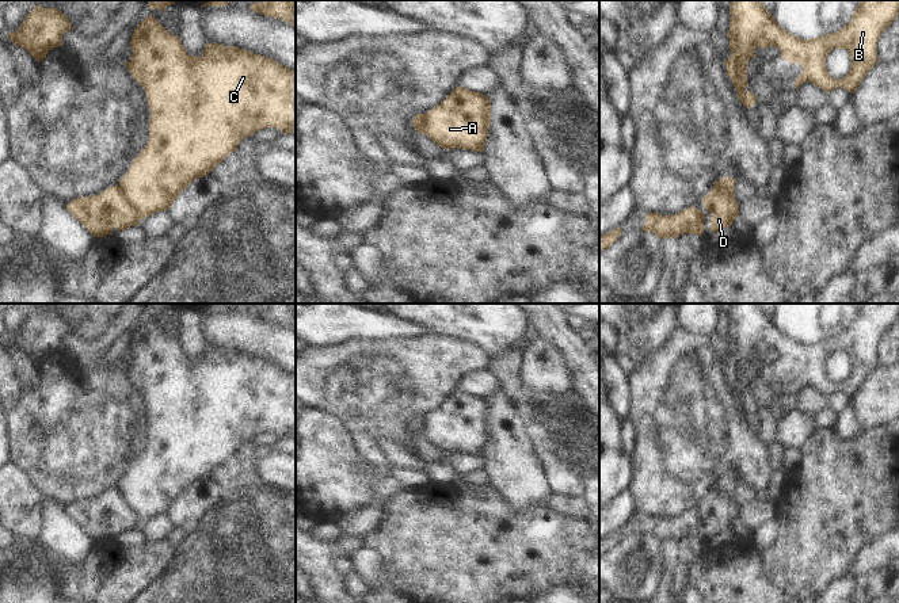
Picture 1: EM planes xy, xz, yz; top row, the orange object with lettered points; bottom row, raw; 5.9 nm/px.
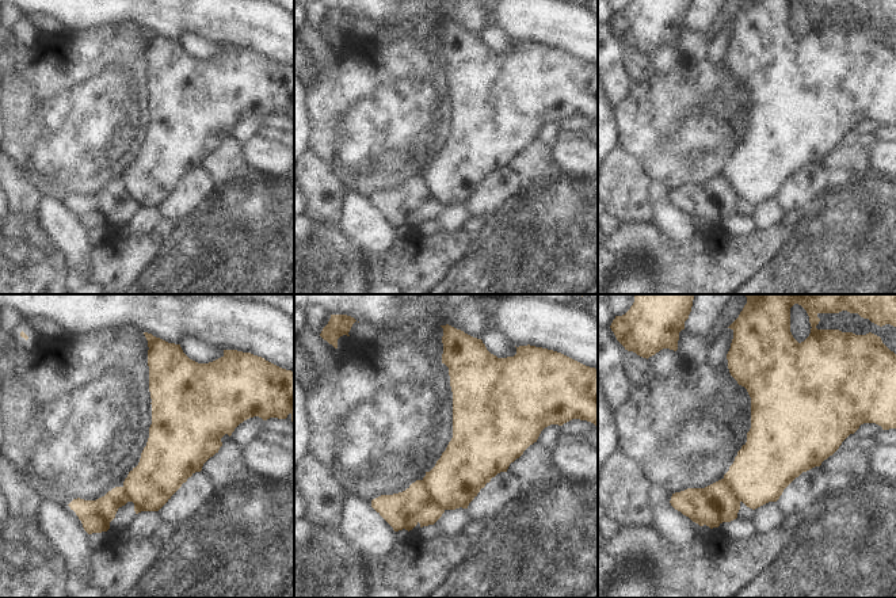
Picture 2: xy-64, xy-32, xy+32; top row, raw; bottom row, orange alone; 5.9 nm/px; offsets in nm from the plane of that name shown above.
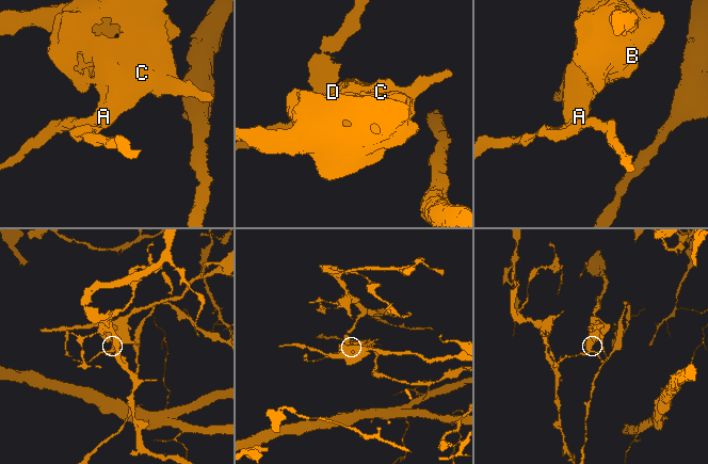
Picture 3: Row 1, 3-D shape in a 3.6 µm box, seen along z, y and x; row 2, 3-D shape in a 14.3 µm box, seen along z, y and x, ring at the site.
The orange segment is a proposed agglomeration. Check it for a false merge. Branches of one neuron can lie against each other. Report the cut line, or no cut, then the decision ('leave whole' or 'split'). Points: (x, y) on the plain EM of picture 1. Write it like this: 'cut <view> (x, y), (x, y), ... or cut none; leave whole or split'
cut xy (120, 488), (125, 500), (143, 521); split

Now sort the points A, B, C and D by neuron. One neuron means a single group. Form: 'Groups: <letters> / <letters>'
Groups: A B C / D

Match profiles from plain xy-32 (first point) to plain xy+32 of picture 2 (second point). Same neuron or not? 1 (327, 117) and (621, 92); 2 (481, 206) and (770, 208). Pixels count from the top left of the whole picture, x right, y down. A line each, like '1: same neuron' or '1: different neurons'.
1: different neurons
2: different neurons

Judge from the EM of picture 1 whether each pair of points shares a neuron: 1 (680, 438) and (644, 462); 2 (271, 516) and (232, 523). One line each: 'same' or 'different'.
1: same
2: same

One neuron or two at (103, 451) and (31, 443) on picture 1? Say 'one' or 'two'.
one

